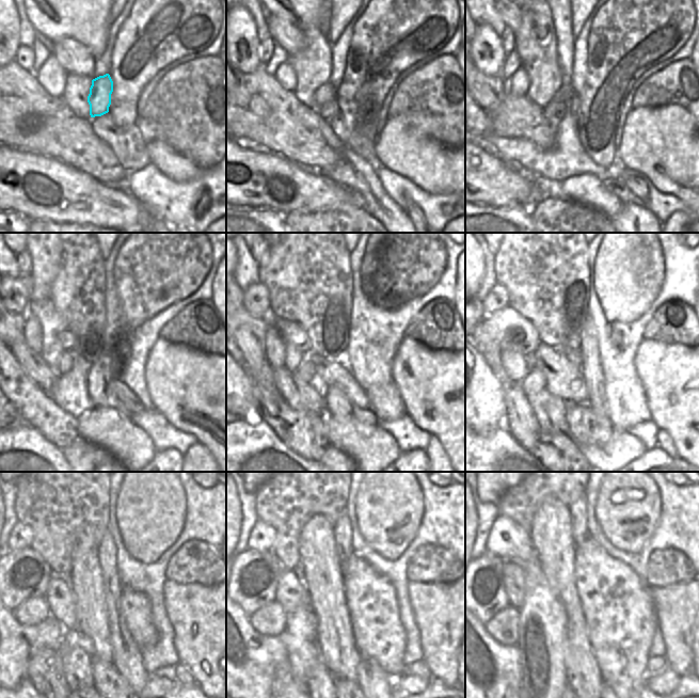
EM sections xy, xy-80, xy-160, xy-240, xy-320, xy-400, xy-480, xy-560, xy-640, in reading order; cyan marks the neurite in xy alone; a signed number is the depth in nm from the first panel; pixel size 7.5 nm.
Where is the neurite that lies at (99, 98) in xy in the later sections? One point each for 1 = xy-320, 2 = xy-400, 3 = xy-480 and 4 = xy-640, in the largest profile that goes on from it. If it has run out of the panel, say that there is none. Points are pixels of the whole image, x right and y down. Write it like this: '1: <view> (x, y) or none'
1: xy-320 (291, 333)
2: xy-400 (513, 332)
3: xy-480 (19, 575)
4: xy-640 (487, 596)

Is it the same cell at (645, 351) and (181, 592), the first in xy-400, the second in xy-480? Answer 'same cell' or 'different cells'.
same cell

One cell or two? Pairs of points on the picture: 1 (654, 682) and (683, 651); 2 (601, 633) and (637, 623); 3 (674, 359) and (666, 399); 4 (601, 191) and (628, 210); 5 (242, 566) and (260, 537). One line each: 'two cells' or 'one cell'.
1: two cells
2: one cell
3: one cell
4: two cells
5: two cells

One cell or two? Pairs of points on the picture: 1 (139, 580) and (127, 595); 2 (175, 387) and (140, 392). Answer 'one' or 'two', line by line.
1: two
2: two

